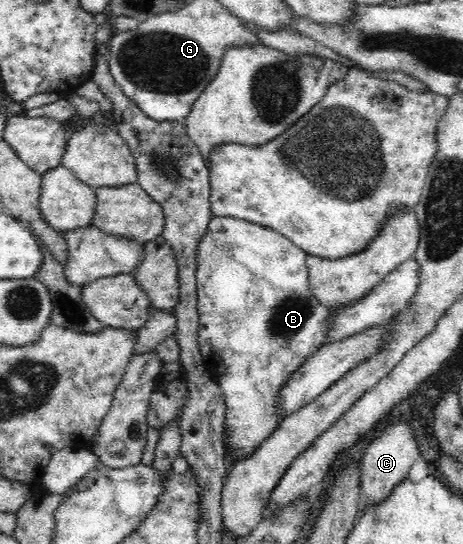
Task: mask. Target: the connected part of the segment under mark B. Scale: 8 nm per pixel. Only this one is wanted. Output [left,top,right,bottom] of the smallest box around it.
[196,215,329,464]

